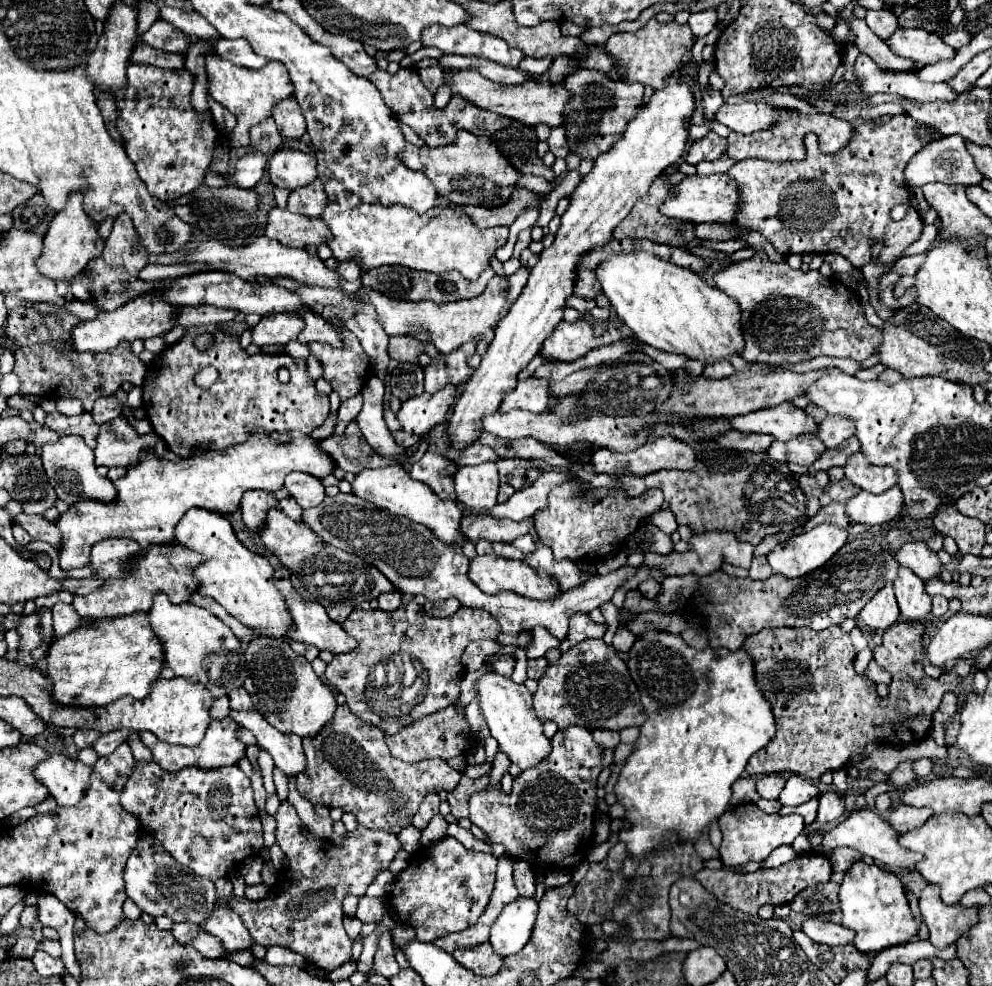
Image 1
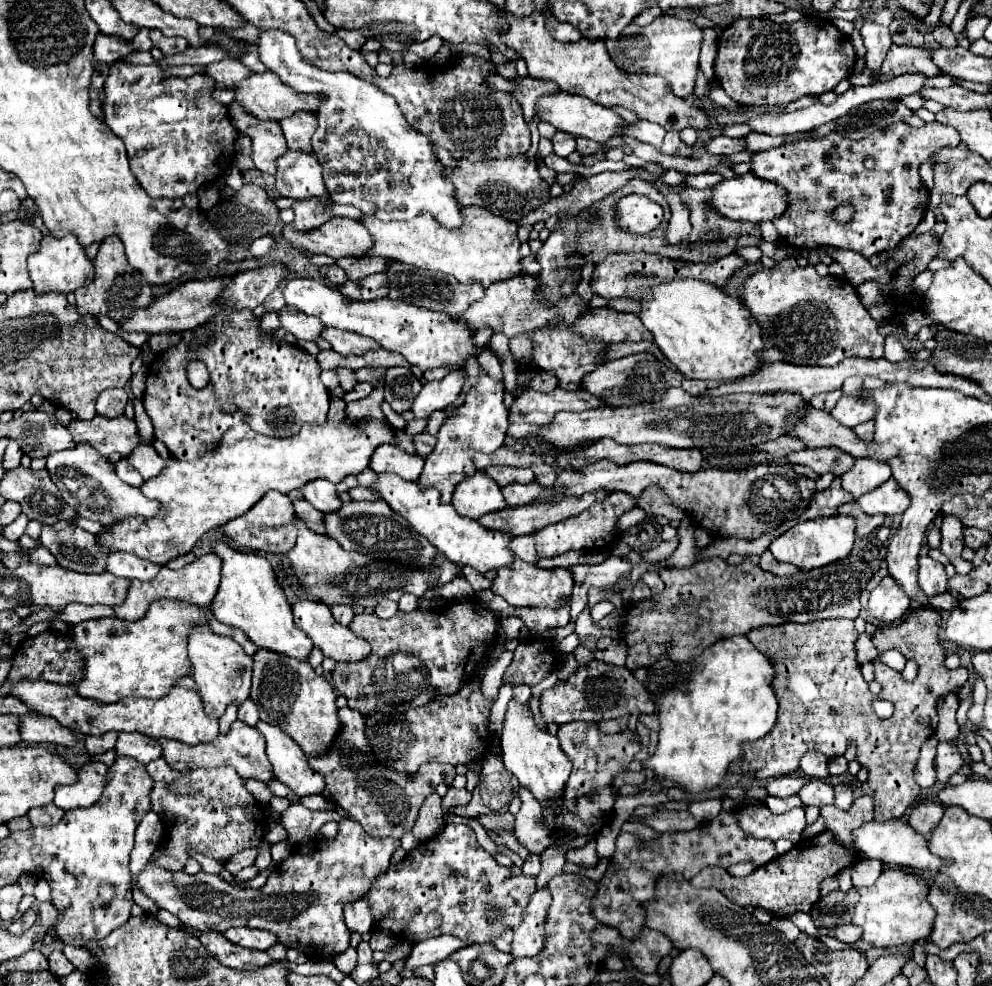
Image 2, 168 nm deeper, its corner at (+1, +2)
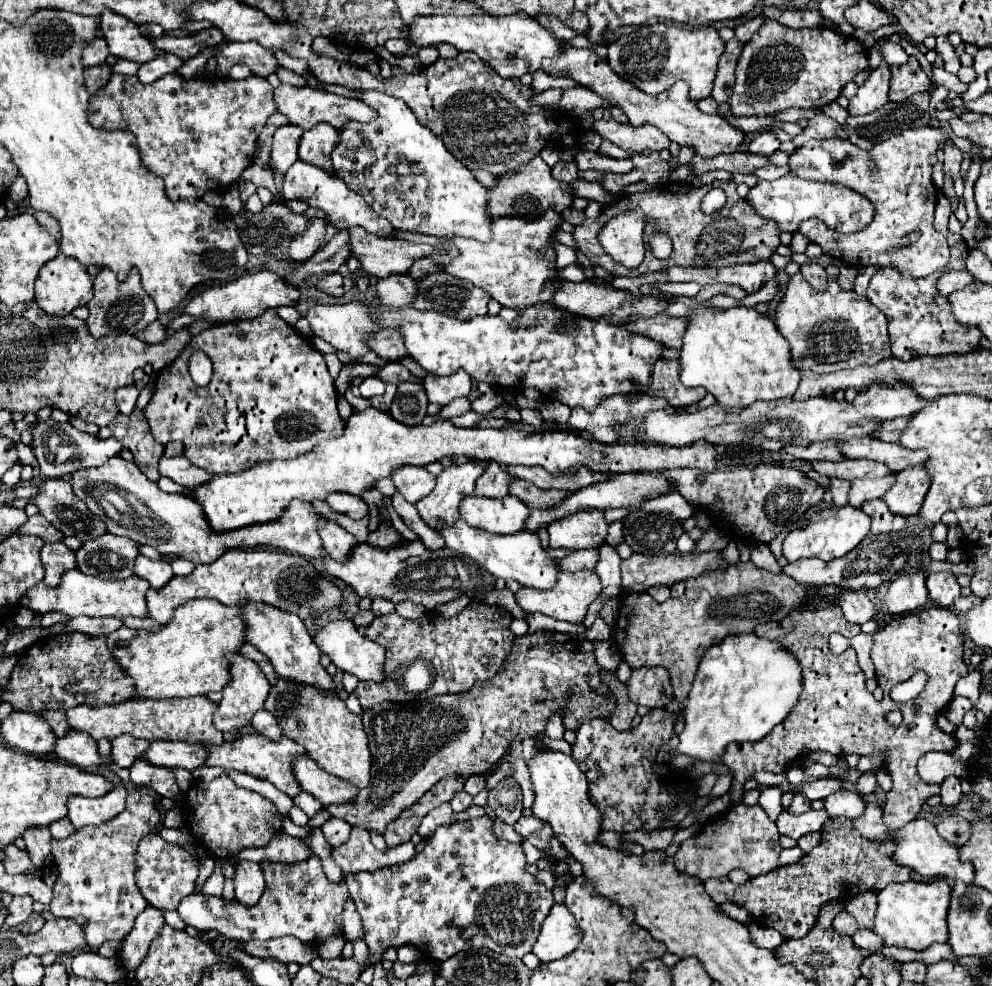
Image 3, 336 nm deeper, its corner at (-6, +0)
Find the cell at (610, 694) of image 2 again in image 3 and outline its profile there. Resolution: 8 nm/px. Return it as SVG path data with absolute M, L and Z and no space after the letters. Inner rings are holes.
M641 667L635 669L627 691L633 703L645 707L665 707L673 699L671 677L663 667Z

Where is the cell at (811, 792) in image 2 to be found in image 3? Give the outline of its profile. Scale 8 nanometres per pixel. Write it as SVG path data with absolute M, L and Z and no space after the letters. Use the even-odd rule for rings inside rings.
M845 789L837 791L835 795L829 795L825 799L825 809L831 817L843 815L843 817L849 817L849 819L857 819L857 817L863 815L865 805L867 803L863 801L863 797L859 793L845 791Z

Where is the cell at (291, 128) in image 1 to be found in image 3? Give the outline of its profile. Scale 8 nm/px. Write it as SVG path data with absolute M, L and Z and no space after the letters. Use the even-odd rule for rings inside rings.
M319 123L303 133L303 139L299 143L299 159L333 173L331 151L337 147L337 143L339 143L339 131L335 131L335 127Z

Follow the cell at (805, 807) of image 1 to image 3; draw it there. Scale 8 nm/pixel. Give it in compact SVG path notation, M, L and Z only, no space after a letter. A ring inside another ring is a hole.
M867 803L867 811L853 823L865 839L887 839L887 835L891 835L889 827L883 823L883 809L877 803Z

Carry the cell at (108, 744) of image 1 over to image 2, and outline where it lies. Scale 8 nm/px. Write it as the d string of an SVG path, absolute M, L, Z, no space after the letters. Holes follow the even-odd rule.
M118 733L114 751L118 755L136 757L140 763L150 763L160 757L160 745L152 737L144 737L140 733Z

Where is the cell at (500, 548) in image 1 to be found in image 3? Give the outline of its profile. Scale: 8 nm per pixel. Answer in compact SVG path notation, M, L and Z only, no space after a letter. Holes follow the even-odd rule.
M579 549L579 551L573 551L569 557L561 559L561 567L565 571L583 571L583 569L595 569L597 567L597 561L599 561L599 549Z

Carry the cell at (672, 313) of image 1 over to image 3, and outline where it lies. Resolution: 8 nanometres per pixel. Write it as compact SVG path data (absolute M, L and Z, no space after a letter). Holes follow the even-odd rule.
M697 303L695 315L689 317L679 363L681 381L687 387L707 389L707 393L727 409L745 409L759 399L793 397L801 381L801 373L793 365L789 343L777 331L773 319L743 305L717 311Z

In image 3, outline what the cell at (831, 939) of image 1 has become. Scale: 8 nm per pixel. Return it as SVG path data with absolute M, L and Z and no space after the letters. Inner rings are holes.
M859 929L853 935L853 939L855 939L857 947L861 947L861 949L865 949L869 953L875 953L875 951L879 951L883 947L883 939L879 935L875 935L873 931L869 931L869 929Z

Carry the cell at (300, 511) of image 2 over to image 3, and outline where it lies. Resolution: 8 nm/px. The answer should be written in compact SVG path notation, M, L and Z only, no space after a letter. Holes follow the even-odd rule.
M323 519L319 527L319 535L325 543L327 553L339 563L345 563L351 557L351 551L357 547L357 539L351 533L347 533L343 527L339 527L335 521L329 521L329 519Z

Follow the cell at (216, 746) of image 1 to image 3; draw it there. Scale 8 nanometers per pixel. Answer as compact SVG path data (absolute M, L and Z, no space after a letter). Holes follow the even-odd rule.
M255 733L255 735L237 737L235 741L223 743L221 747L207 747L207 749L209 749L209 757L207 757L205 765L213 765L213 767L221 767L221 769L235 769L235 771L241 771L241 773L249 773L257 779L267 779L277 789L287 793L289 797L295 797L295 795L301 793L301 787L295 781L295 775L293 775L293 769L291 769L291 761L297 755L307 755L307 751L305 751L303 745L299 745L299 743L295 743L287 737L283 737L281 741L271 741L271 739Z

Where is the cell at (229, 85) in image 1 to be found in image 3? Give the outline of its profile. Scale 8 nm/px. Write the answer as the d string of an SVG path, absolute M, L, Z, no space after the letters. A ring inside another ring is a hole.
M283 83L275 89L275 101L277 101L279 111L289 117L289 123L299 125L303 129L311 129L315 123L329 123L329 125L333 125L335 129L341 131L349 121L367 123L367 121L373 121L377 117L377 111L371 109L363 101L345 99L345 97L333 95L333 93L327 93L327 91L321 91L321 89L313 89L309 85L297 89L297 87L291 87L291 85Z

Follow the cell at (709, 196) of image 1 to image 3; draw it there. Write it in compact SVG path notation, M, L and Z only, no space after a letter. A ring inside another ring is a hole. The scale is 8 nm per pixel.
M783 175L775 181L759 181L755 187L751 187L747 201L759 211L759 215L775 219L781 231L795 233L799 225L811 217L821 219L827 227L839 231L839 233L855 233L867 227L873 219L875 207L871 205L869 199L859 195L857 191L835 185L835 183L819 183L819 181L807 181L797 175Z

